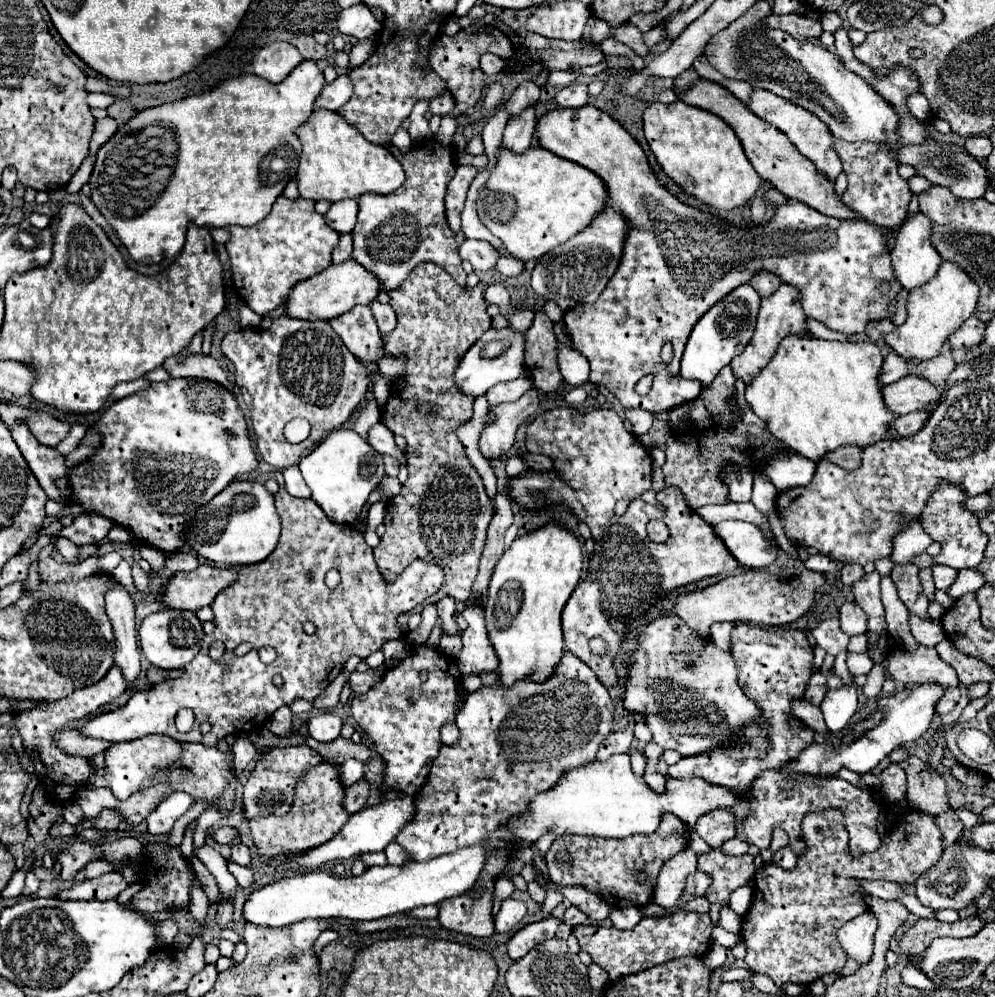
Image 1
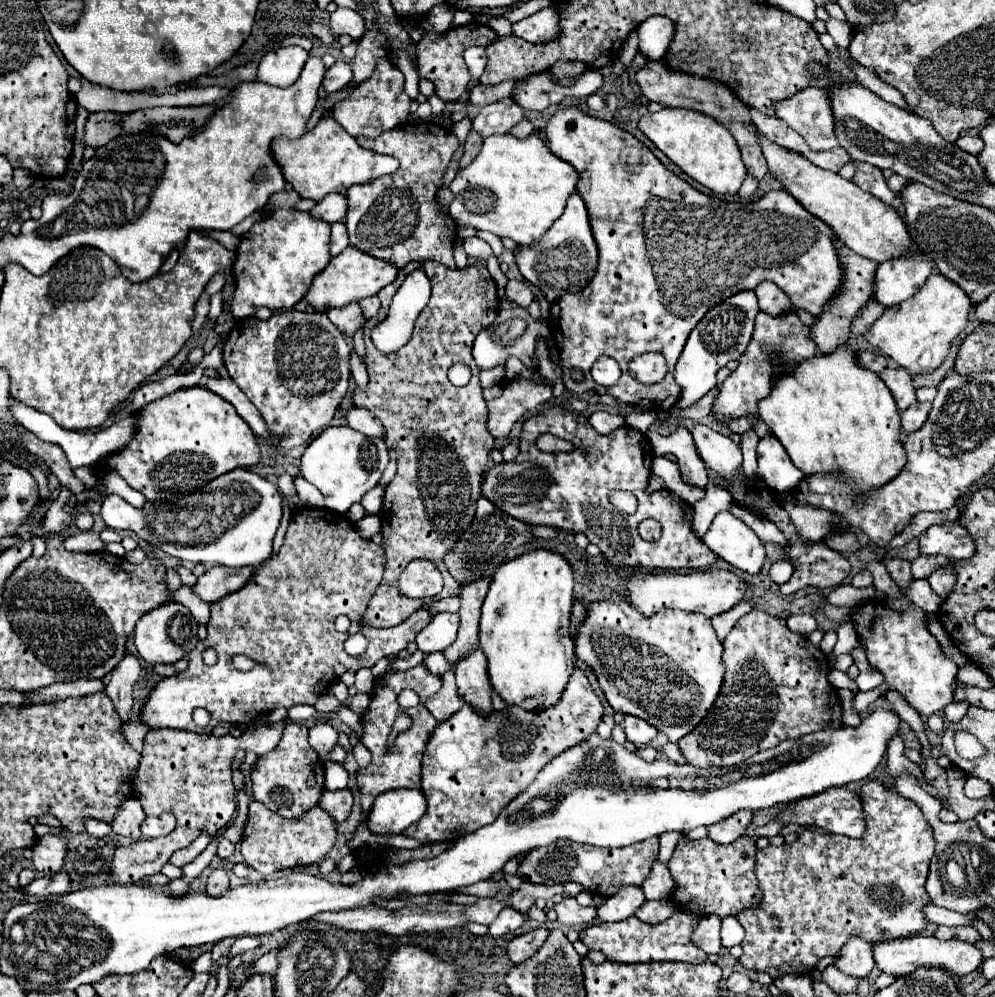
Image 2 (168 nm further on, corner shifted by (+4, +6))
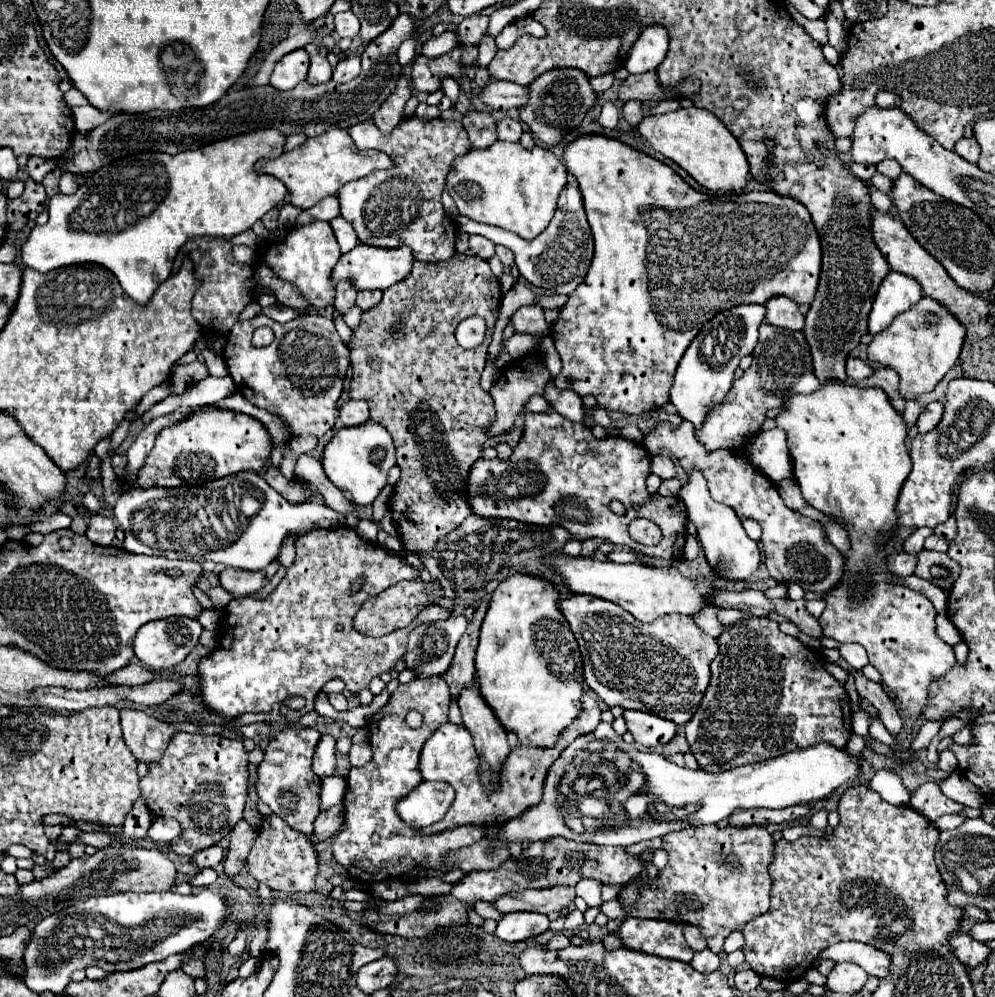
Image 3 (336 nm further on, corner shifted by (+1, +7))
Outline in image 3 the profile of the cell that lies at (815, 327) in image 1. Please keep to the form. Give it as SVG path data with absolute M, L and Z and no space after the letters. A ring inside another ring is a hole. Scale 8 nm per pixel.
M922 297L918 305L900 313L886 331L874 335L868 345L868 359L892 367L900 375L900 393L904 399L914 399L920 393L932 391L934 385L958 361L966 329L940 301Z

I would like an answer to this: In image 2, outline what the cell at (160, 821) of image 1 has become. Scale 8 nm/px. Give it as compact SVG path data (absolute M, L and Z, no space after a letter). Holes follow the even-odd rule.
M165 812L165 814L159 814L159 816L145 818L145 822L141 824L141 838L151 840L151 838L167 836L173 830L175 830L175 818L173 818L173 814Z

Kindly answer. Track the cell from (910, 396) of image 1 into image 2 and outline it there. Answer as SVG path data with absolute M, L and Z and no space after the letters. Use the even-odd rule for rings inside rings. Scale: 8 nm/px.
M885 368L879 376L887 384L887 388L891 390L899 410L907 410L911 404L915 404L915 388L913 388L913 380L907 374L907 370Z

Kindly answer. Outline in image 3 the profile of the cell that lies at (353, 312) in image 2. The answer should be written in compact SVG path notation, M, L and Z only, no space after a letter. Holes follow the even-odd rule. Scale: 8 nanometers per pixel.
M340 281L336 285L336 297L334 297L336 311L340 315L346 315L354 305L356 305L356 289L348 281Z

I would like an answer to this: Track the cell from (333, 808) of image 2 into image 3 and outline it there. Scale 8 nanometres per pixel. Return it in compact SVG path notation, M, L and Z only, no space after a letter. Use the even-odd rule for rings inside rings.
M334 805L334 809L328 811L320 811L320 815L314 821L314 833L316 839L330 839L332 835L336 835L340 831L340 827L344 825L344 807L342 805Z

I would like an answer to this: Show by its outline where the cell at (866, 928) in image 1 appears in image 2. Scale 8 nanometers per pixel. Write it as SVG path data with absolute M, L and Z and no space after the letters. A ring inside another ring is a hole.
M851 938L835 956L835 968L853 978L867 978L875 962L871 960L871 944L863 938Z

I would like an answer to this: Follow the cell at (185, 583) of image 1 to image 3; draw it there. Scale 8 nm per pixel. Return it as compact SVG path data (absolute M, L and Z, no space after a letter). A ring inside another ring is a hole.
M276 561L270 563L266 569L260 569L260 571L244 571L244 569L226 567L218 575L218 581L232 597L246 597L246 595L260 591L274 577L276 571L278 571Z

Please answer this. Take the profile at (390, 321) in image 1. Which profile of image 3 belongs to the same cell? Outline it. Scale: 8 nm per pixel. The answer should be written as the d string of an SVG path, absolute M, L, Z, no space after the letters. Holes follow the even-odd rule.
M360 291L356 305L364 311L364 309L372 309L374 305L378 305L380 299L382 299L382 291Z

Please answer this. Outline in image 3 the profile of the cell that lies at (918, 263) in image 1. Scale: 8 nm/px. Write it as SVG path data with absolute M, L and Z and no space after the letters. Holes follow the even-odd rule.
M890 271L876 293L868 319L868 331L872 335L884 331L896 315L908 311L914 303L920 301L920 297L922 297L922 287L914 277Z

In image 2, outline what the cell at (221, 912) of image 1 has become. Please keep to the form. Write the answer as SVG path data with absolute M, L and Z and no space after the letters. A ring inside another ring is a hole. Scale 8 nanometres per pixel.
M213 870L207 878L207 892L209 894L221 894L229 888L229 876L225 870Z

